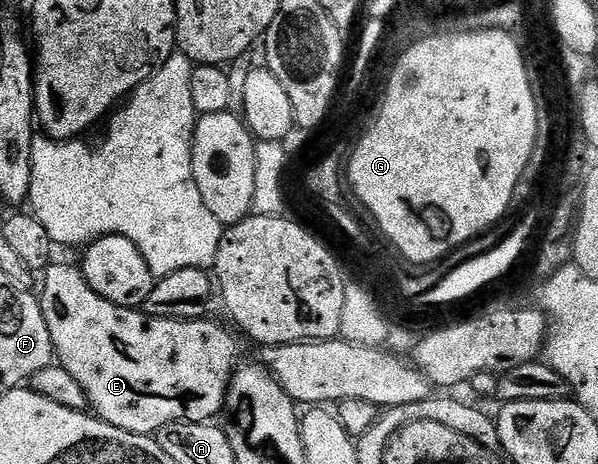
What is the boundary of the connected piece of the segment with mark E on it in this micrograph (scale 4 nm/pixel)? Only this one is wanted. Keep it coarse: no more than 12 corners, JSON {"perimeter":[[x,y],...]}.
{"perimeter":[[50,264],[56,364],[128,433],[209,423],[237,341],[147,317]]}

